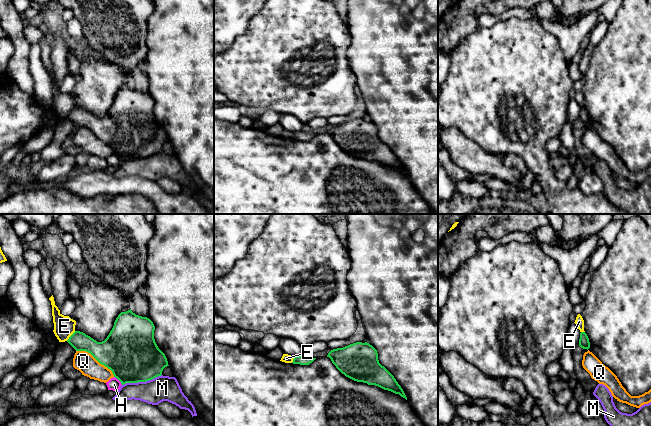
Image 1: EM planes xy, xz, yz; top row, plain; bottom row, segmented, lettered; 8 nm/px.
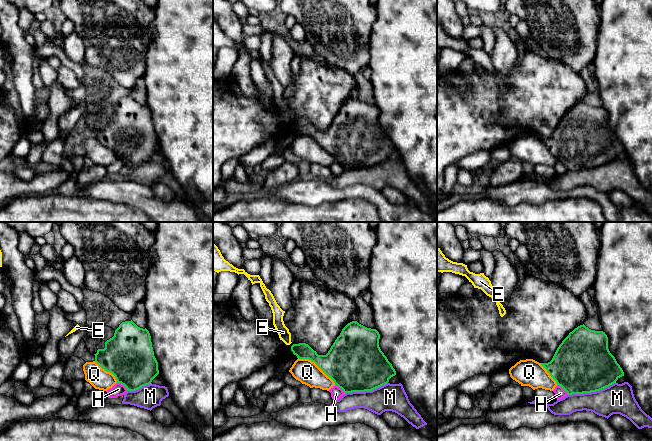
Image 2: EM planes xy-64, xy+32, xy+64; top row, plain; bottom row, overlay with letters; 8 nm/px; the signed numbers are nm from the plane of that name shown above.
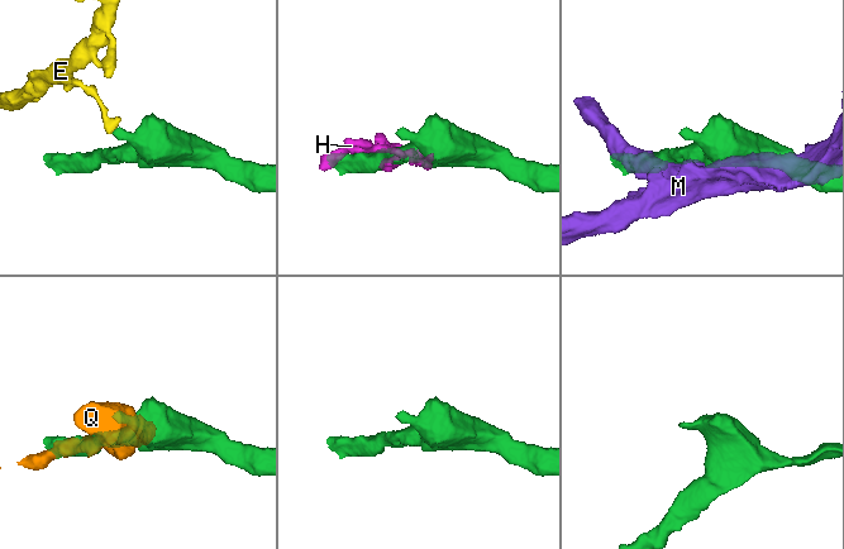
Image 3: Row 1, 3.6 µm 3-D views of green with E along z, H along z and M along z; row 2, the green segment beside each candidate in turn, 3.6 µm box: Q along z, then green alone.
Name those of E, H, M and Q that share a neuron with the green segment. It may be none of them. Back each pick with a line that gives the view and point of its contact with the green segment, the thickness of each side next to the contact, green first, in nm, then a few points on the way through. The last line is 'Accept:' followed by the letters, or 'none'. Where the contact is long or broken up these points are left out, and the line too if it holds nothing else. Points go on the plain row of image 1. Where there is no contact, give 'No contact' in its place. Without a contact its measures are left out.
Accept: none

